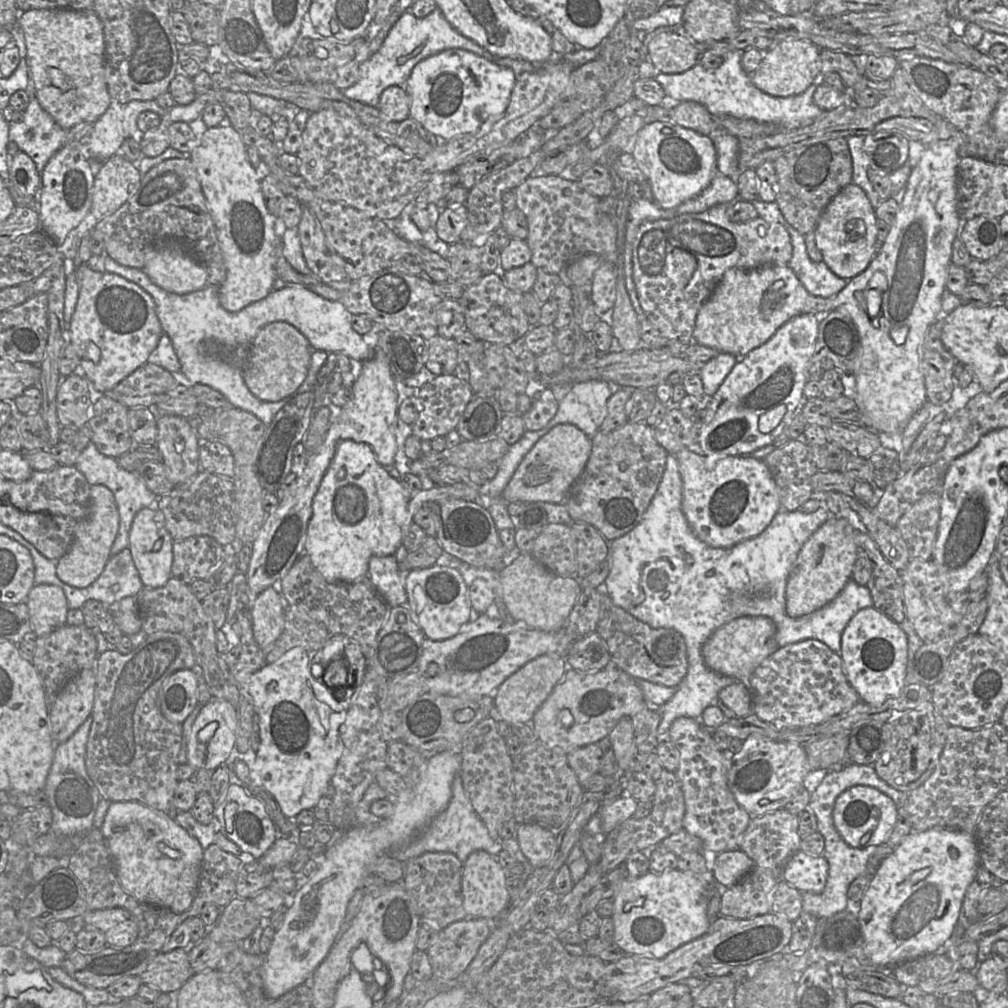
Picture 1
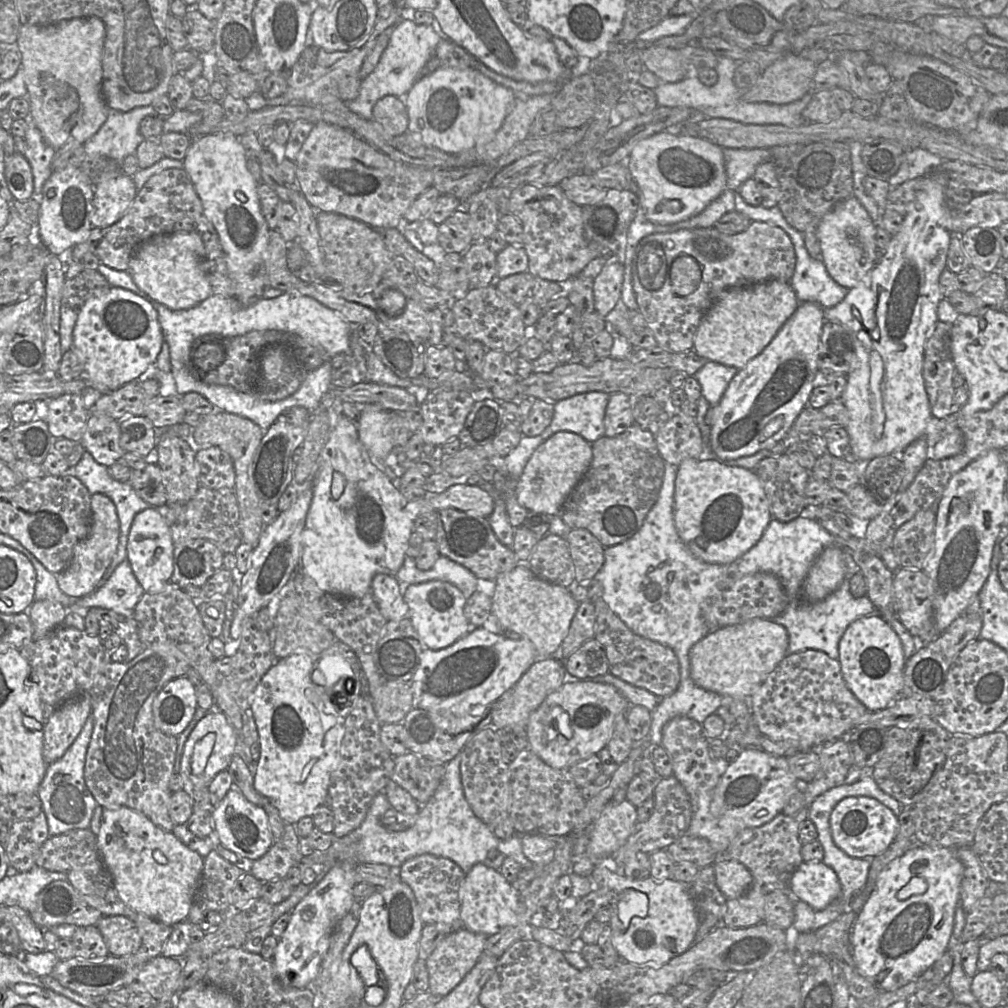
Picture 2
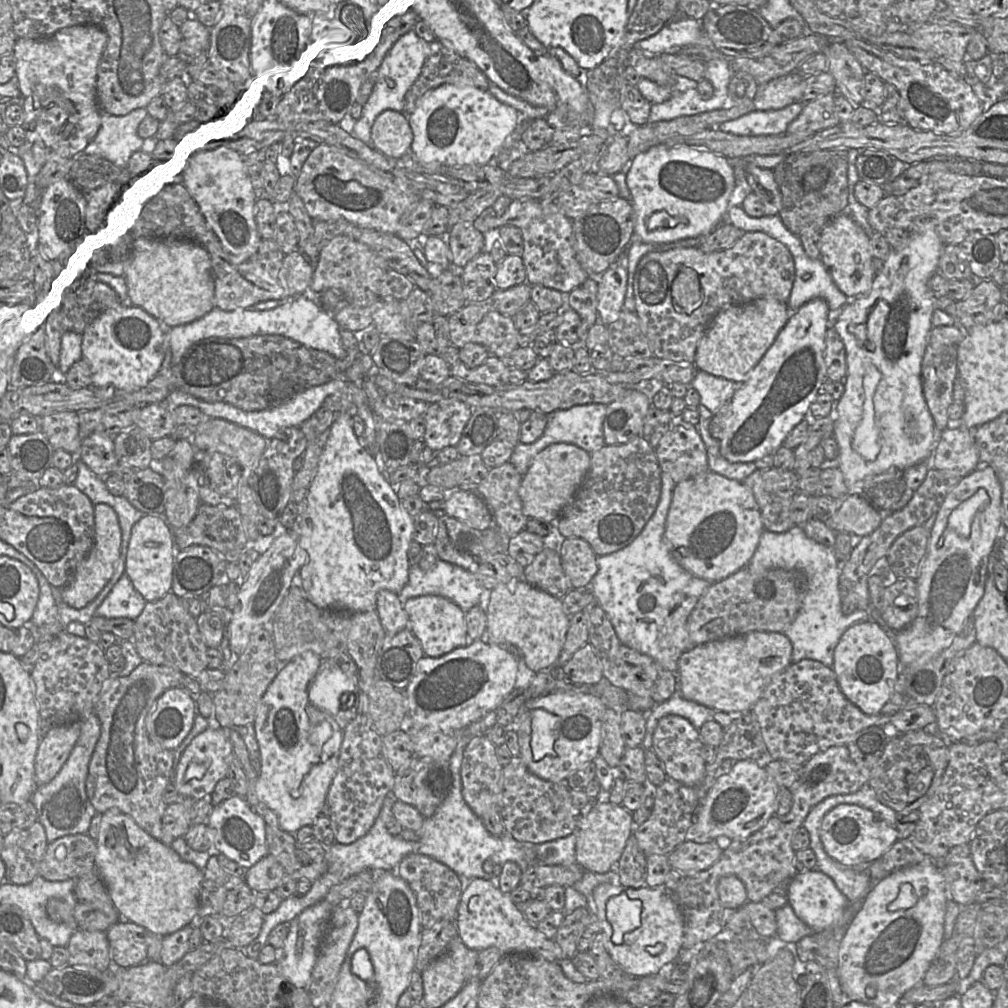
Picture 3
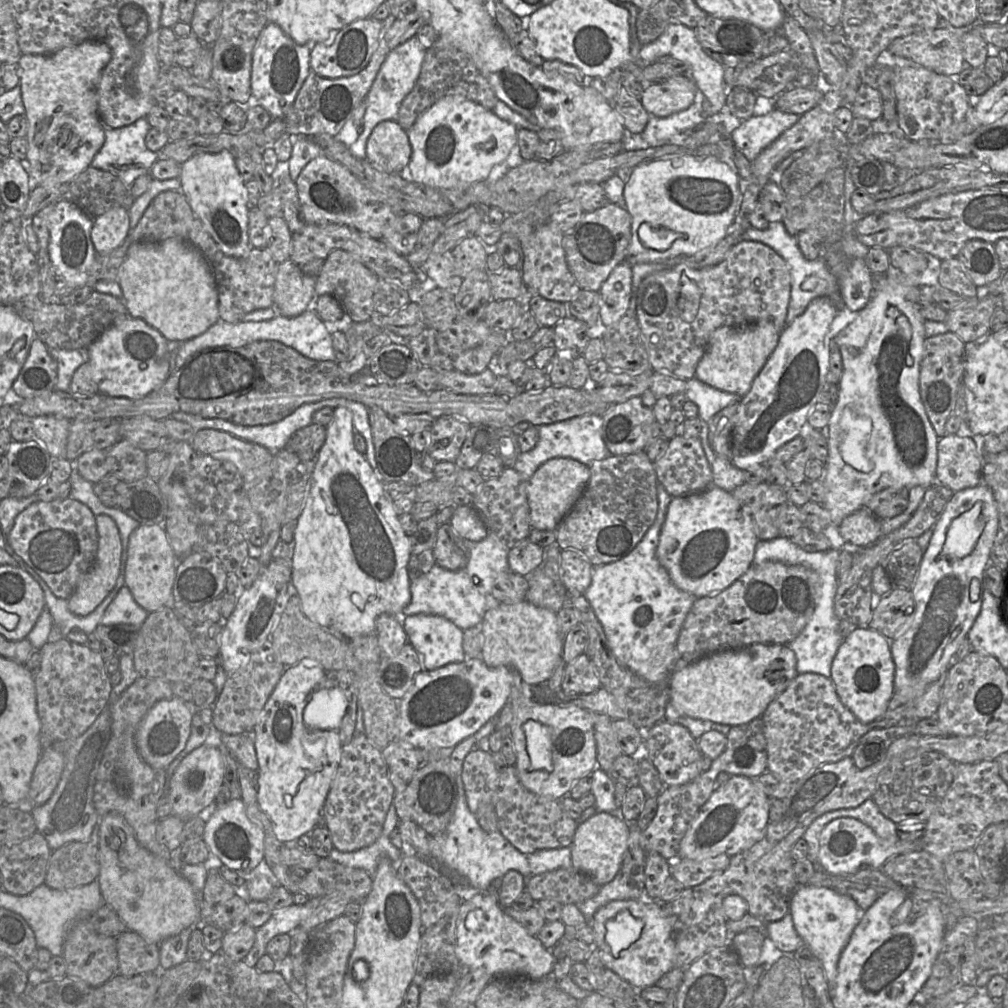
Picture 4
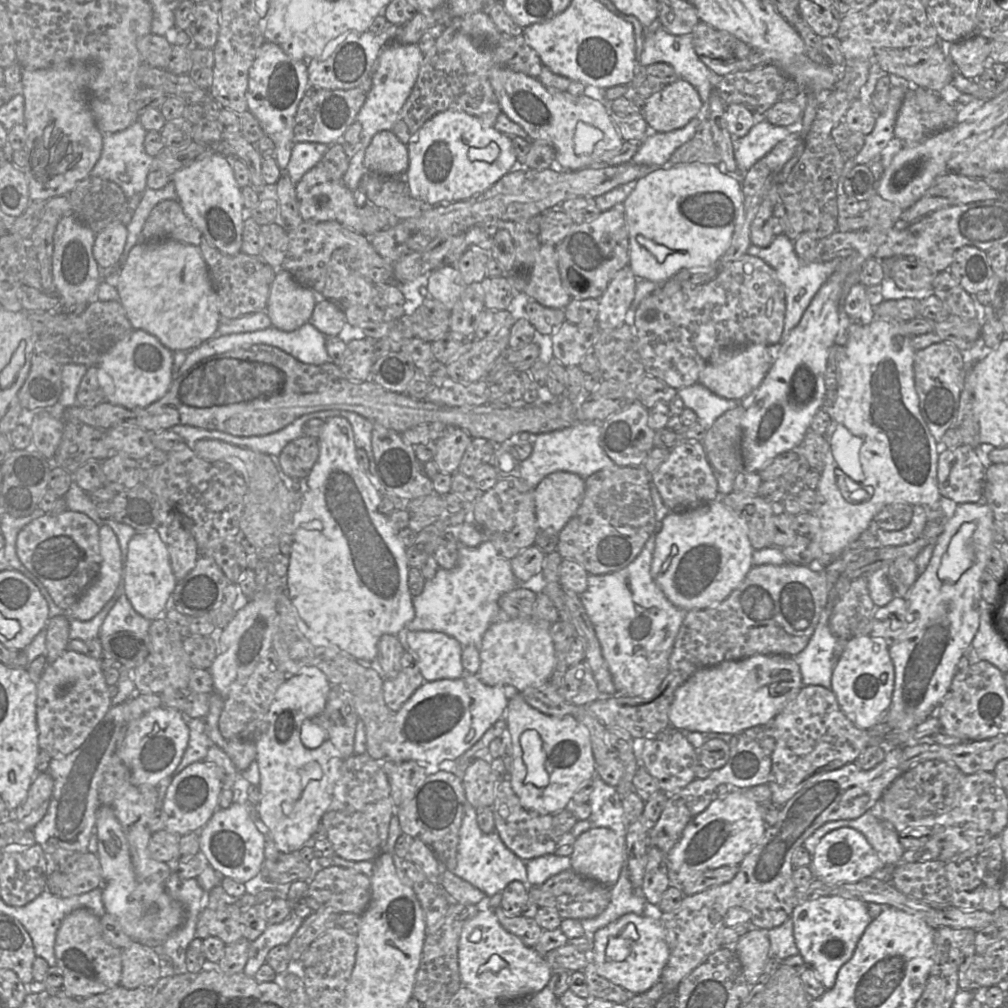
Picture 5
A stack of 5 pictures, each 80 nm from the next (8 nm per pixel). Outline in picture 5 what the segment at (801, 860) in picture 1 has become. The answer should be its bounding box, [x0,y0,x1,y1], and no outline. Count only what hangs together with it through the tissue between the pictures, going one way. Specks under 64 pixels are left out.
[791,895,873,990]

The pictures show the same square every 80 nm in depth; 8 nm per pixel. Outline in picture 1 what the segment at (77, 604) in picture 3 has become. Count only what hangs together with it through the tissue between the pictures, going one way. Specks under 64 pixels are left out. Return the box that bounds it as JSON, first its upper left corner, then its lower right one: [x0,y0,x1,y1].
[56,485,119,588]

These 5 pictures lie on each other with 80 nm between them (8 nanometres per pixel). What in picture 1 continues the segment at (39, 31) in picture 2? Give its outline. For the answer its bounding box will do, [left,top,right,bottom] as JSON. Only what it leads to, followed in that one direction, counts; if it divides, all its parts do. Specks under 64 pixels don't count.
[19,9,112,130]

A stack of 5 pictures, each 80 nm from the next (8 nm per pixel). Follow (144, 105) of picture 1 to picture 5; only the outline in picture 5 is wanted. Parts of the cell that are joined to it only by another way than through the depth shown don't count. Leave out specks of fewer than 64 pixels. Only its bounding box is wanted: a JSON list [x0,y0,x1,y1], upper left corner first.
[91,120,154,199]

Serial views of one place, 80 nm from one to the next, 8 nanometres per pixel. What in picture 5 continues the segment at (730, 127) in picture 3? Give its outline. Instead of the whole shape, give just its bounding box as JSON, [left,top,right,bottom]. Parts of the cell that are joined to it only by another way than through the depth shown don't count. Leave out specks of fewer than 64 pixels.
[733,120,799,173]

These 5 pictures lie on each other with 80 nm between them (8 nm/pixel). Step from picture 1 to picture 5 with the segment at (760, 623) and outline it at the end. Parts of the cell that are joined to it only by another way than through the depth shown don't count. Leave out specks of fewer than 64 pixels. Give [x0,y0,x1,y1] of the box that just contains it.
[670,654,803,734]

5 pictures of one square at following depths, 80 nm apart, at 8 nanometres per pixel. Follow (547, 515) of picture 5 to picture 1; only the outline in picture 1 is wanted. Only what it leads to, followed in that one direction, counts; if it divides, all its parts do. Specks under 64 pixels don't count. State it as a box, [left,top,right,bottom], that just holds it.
[502,424,591,503]

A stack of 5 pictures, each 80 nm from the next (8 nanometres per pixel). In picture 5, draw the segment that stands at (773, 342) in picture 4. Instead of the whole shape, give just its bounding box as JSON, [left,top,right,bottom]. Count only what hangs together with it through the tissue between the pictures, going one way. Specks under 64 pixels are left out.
[699,344,773,401]

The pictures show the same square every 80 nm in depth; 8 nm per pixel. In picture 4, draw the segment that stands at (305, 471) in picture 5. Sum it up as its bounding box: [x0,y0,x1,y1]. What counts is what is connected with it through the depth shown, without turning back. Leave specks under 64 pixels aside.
[285,423,326,463]

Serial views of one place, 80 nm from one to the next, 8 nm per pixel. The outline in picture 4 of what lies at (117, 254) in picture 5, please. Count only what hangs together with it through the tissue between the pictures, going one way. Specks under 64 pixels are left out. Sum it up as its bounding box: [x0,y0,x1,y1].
[91,206,129,255]

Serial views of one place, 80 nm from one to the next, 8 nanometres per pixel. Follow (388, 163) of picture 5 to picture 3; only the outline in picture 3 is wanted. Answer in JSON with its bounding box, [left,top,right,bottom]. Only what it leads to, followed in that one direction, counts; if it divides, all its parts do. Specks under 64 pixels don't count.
[370,110,412,159]

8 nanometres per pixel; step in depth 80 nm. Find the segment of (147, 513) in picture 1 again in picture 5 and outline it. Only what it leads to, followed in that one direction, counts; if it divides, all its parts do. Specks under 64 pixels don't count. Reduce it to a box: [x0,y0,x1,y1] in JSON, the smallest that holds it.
[123,529,178,621]

